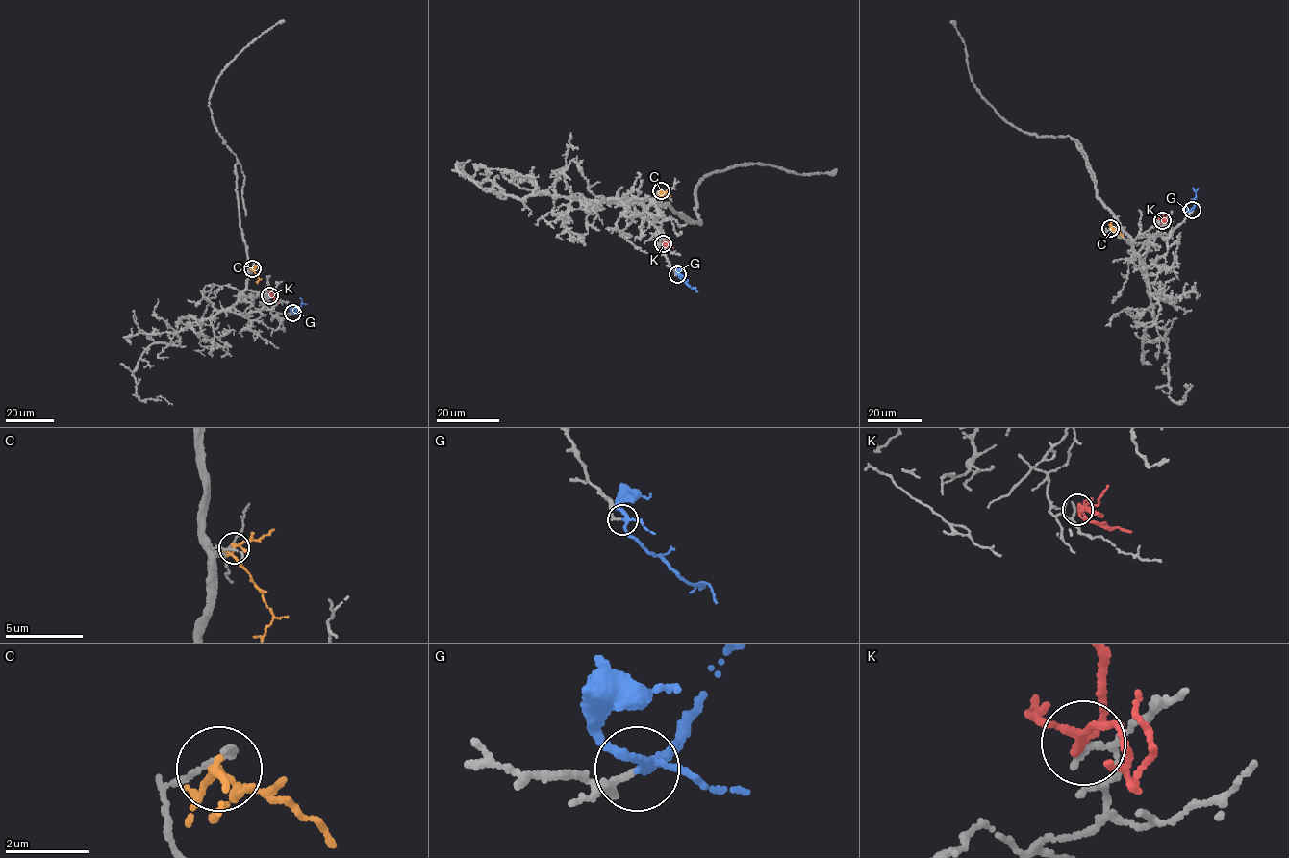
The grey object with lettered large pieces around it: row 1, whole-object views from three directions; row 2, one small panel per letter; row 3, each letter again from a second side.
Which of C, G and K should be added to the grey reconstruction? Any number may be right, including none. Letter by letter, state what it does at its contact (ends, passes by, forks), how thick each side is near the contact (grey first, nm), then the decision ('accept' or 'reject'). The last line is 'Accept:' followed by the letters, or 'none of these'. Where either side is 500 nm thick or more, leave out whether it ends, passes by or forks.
C: it forks | 140/120 nm | reject
G: it forks | 140/160 nm | accept
K: it forks | 120/160 nm | reject
Accept: G

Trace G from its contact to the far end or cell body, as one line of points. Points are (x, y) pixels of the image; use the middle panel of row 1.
G: (677, 274), (693, 289)

